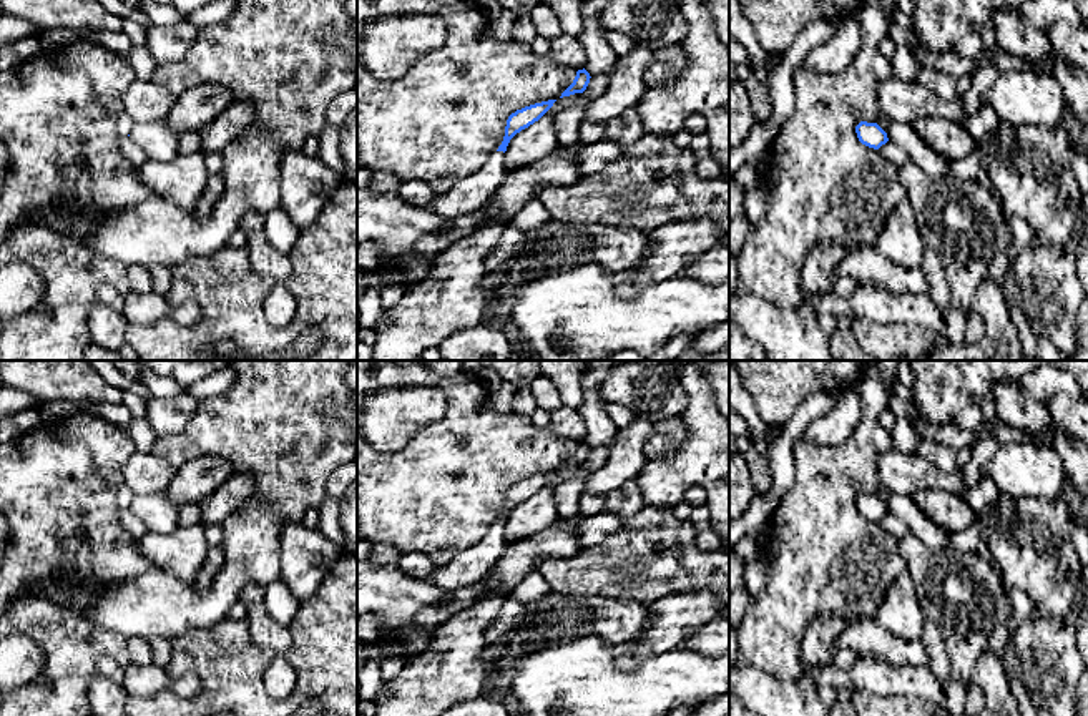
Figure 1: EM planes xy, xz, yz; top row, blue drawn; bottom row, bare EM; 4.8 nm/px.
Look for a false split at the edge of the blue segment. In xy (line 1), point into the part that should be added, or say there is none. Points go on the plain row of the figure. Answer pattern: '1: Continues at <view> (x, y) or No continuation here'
1: No continuation here

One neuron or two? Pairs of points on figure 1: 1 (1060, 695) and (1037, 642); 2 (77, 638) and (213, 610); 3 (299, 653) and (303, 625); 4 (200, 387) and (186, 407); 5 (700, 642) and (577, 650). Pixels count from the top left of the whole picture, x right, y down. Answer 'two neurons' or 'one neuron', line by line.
1: one neuron
2: two neurons
3: one neuron
4: two neurons
5: two neurons

